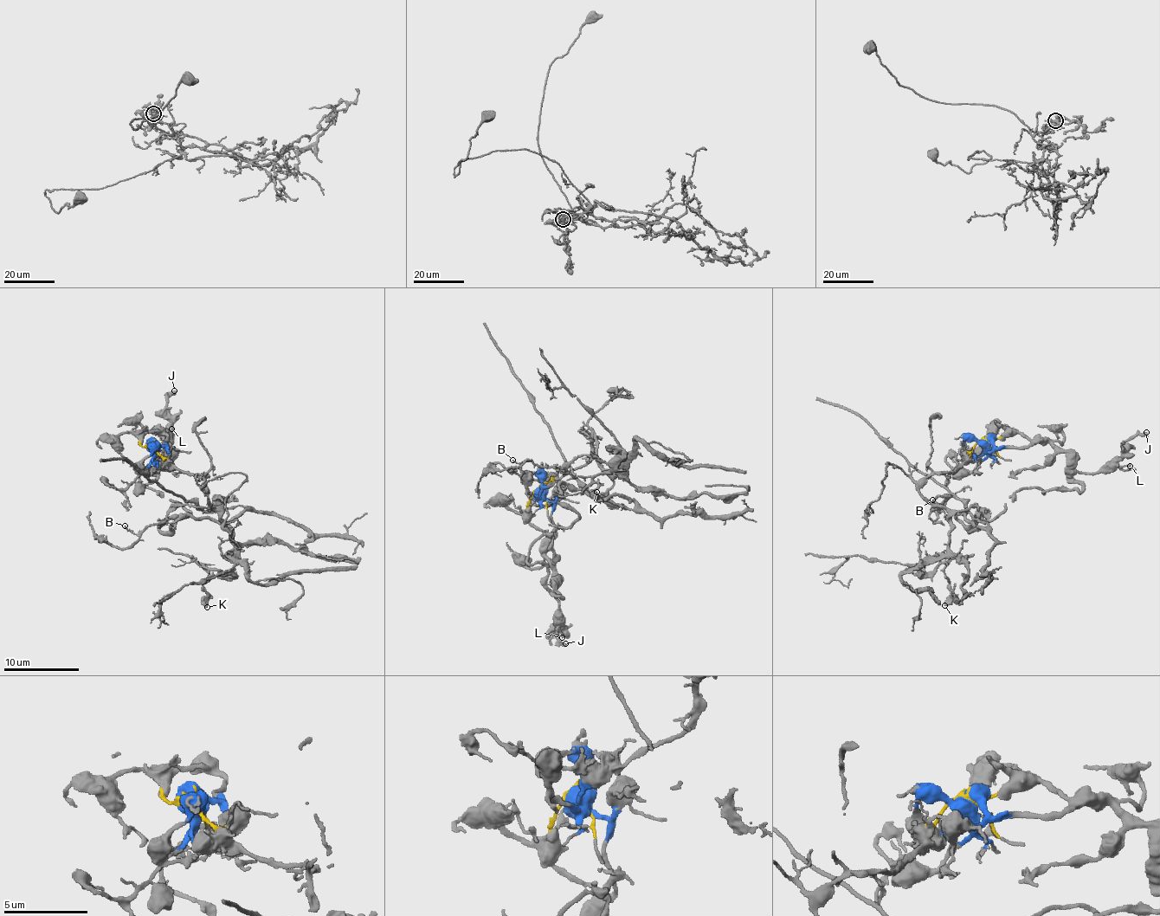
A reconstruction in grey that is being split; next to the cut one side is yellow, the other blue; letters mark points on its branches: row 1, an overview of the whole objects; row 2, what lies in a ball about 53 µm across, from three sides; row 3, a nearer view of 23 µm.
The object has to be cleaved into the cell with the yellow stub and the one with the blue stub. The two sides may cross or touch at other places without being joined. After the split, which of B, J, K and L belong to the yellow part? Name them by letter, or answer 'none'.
B, K

